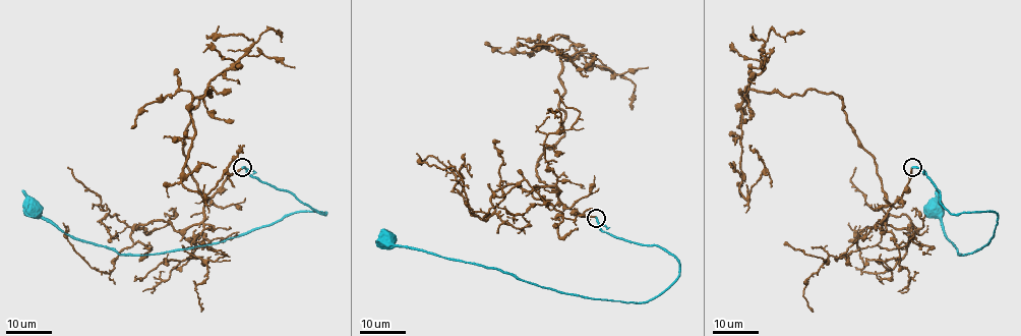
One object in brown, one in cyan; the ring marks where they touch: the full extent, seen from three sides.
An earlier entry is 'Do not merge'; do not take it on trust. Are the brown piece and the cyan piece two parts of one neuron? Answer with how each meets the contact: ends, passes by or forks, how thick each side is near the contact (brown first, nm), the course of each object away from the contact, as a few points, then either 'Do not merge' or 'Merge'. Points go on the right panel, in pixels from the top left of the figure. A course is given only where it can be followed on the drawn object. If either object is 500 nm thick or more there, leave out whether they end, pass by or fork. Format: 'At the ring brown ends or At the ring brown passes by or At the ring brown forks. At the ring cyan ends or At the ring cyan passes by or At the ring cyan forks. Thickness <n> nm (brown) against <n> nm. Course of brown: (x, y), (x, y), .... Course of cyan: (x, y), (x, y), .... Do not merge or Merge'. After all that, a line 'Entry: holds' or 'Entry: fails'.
At the ring brown ends. At the ring cyan ends. Thickness 220 nm (brown) against 240 nm. Course of brown: (912, 168), (891, 204), (842, 100), (809, 90), (745, 94), (745, 198), (765, 168), (749, 145). Course of cyan: (912, 168), (922, 169), (947, 210), (956, 214), (993, 211), (997, 223), (989, 241), (958, 255), (936, 210). Merge
Entry: fails

